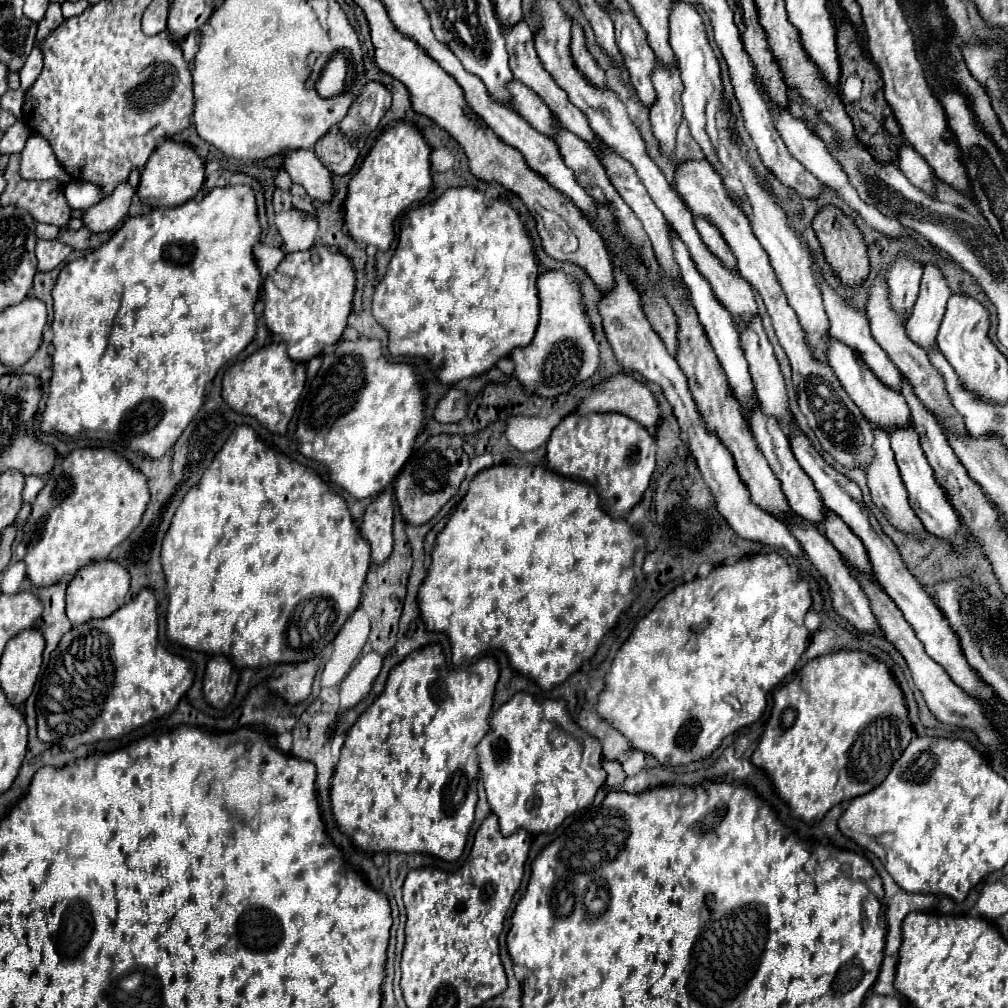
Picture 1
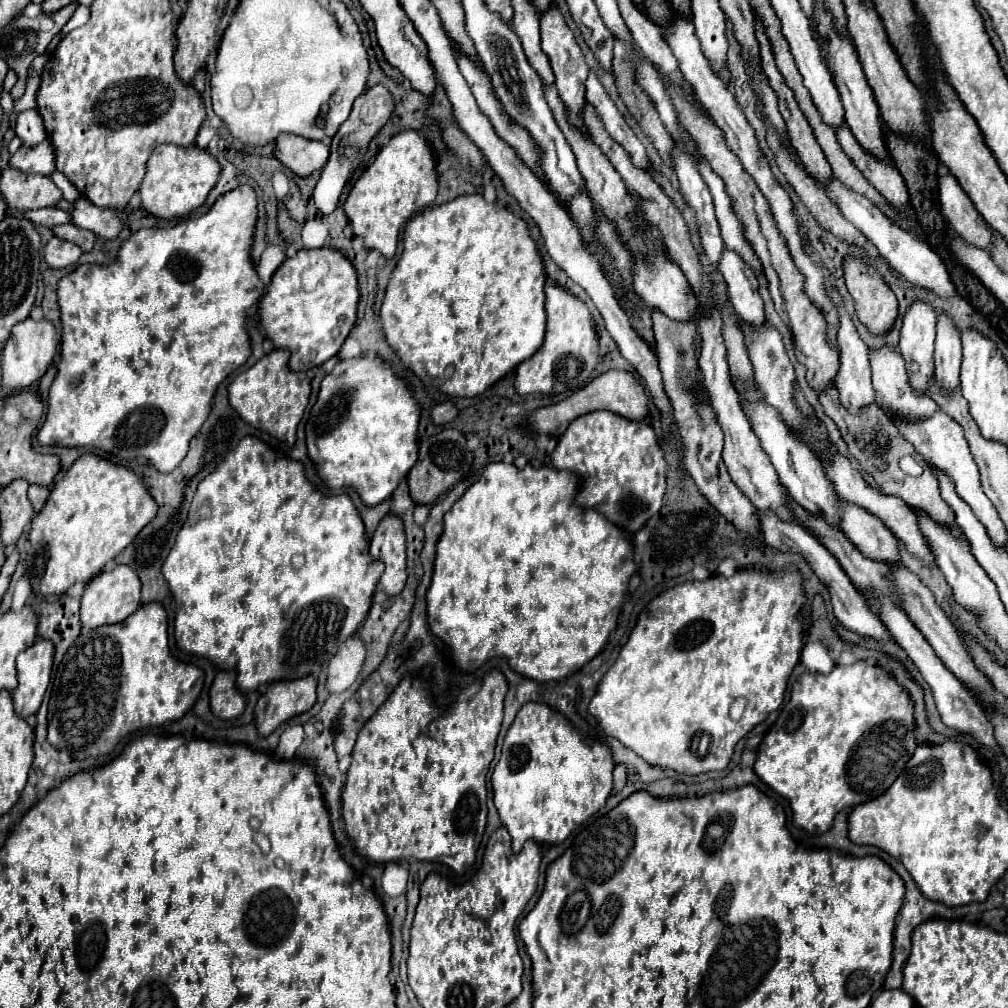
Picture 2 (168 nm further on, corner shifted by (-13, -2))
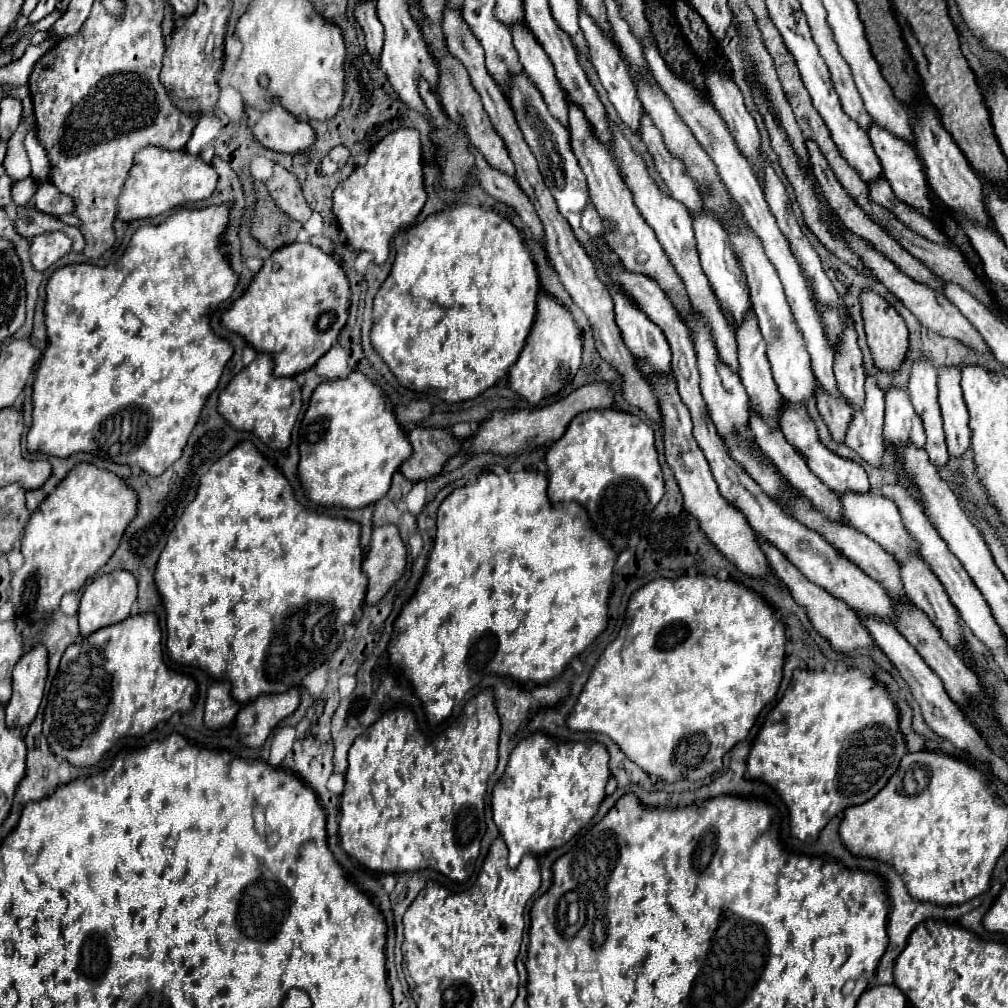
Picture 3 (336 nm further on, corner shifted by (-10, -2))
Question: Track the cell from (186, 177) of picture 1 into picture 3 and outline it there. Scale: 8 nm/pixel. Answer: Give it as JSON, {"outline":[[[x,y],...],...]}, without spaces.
{"outline":[[[146,146],[134,156],[134,166],[124,186],[124,194],[118,200],[118,218],[124,222],[138,218],[156,218],[172,208],[208,200],[216,188],[216,172],[212,164],[206,164],[200,156],[192,156],[186,150],[164,150],[158,146]]]}

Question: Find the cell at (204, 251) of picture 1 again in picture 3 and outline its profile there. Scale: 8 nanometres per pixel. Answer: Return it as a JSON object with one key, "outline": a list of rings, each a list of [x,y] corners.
{"outline":[[[228,202],[220,206],[200,208],[200,210],[190,210],[190,208],[176,210],[158,226],[140,226],[130,238],[126,252],[116,262],[104,268],[98,268],[92,264],[70,264],[70,266],[58,268],[50,276],[46,284],[48,298],[44,308],[46,328],[48,328],[48,348],[42,354],[40,368],[36,372],[36,382],[34,382],[34,412],[32,412],[32,428],[28,432],[30,452],[42,452],[42,454],[58,456],[58,458],[68,458],[74,452],[90,452],[94,456],[112,460],[116,464],[138,466],[150,476],[160,476],[168,466],[172,466],[182,456],[186,440],[200,418],[206,398],[218,386],[218,380],[228,360],[234,354],[234,348],[230,346],[230,342],[214,334],[210,326],[210,310],[222,304],[224,300],[228,300],[240,282],[240,276],[232,270],[230,260],[222,252],[224,232],[230,222],[230,210],[232,210],[232,204]]]}

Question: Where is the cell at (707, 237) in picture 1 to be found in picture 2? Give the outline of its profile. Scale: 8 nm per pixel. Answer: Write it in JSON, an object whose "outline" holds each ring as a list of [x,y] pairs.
{"outline":[[[731,250],[723,252],[721,264],[717,268],[721,270],[727,282],[729,300],[737,316],[749,326],[765,324],[765,310],[763,310],[763,300],[759,296],[759,284],[751,268]]]}

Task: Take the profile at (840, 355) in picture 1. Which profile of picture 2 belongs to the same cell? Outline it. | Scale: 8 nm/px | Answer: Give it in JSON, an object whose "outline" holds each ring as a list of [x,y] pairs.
{"outline":[[[937,410],[931,418],[927,420],[921,420],[921,422],[895,422],[899,432],[909,438],[909,442],[913,444],[913,448],[917,450],[917,454],[923,456],[923,460],[933,466],[937,472],[943,472],[947,474],[953,484],[955,484],[955,490],[959,494],[961,500],[965,500],[971,510],[975,512],[977,520],[985,526],[991,542],[997,546],[997,548],[1005,548],[1005,542],[1007,542],[1007,528],[1003,524],[1003,520],[999,518],[997,514],[997,508],[993,506],[993,502],[985,496],[983,488],[981,488],[981,478],[979,478],[979,470],[977,470],[977,464],[973,462],[973,456],[969,452],[969,446],[967,446],[967,440],[963,436],[963,430],[961,426],[945,412]]]}

